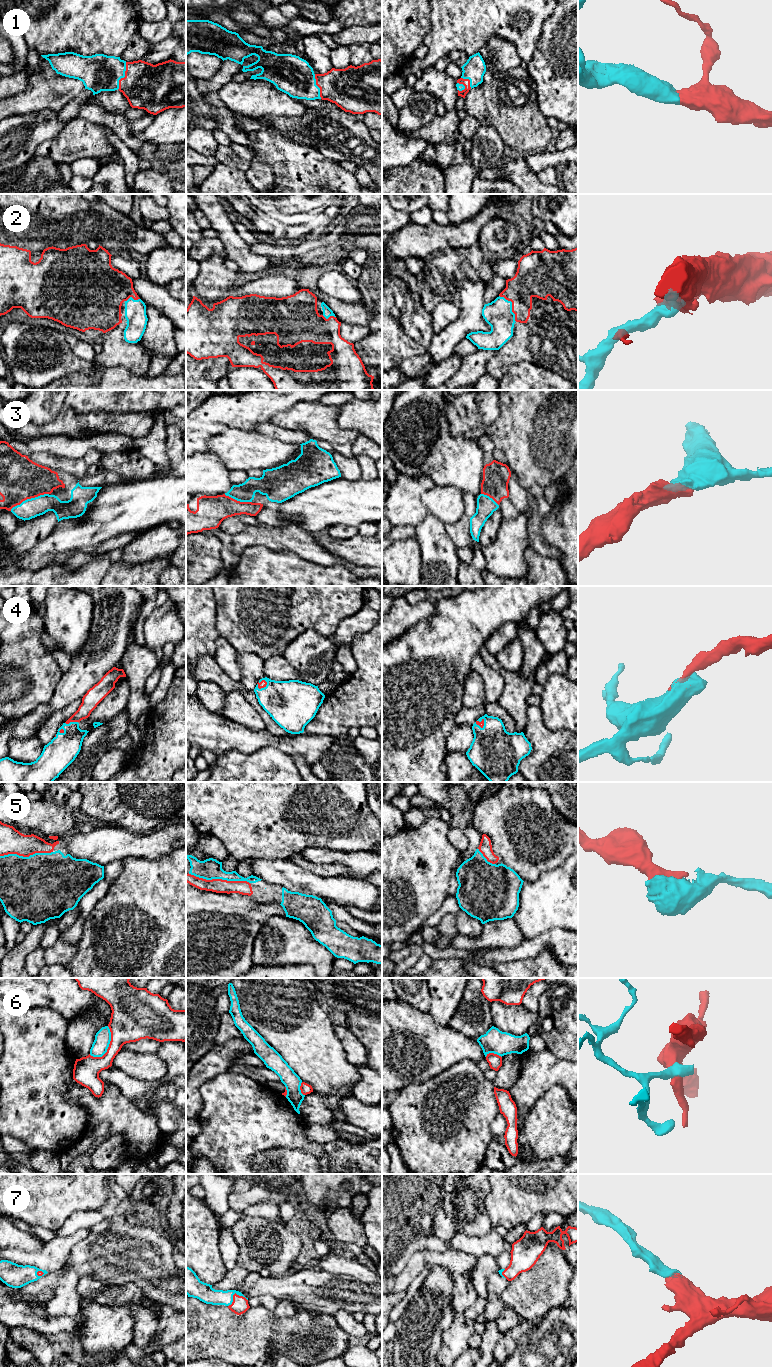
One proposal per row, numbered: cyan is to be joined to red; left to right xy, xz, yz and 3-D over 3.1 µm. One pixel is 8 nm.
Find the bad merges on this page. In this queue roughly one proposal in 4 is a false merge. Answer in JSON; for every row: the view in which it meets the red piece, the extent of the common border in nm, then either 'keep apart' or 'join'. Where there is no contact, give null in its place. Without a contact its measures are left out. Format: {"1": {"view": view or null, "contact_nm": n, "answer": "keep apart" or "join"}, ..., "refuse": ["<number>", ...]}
{"1": {"view": "xy", "contact_nm": 240, "answer": "join"}, "2": {"view": "yz", "contact_nm": 260, "answer": "join"}, "3": {"view": "xy", "contact_nm": 340, "answer": "join"}, "4": {"view": "xy", "contact_nm": 110, "answer": "join"}, "5": {"view": "xz", "contact_nm": 500, "answer": "join"}, "6": {"view": "xy", "contact_nm": 280, "answer": "keep apart"}, "7": {"view": "xz", "contact_nm": 170, "answer": "join"}, "refuse": ["6"]}

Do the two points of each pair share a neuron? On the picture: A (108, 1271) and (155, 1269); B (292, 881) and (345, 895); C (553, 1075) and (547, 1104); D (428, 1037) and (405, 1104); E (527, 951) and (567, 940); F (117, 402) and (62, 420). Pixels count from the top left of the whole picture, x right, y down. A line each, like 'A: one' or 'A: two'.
A: one
B: one
C: two
D: two
E: one
F: two

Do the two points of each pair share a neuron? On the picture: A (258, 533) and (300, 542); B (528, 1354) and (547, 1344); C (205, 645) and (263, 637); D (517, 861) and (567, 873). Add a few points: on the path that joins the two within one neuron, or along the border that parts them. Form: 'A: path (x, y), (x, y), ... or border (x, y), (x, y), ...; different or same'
A: path (268, 537), (290, 539); same
B: path (533, 1354), (537, 1354), (542, 1349); same
C: border (216, 612), (216, 629), (220, 635); different
D: border (567, 857), (560, 865), (545, 870), (533, 882); different

